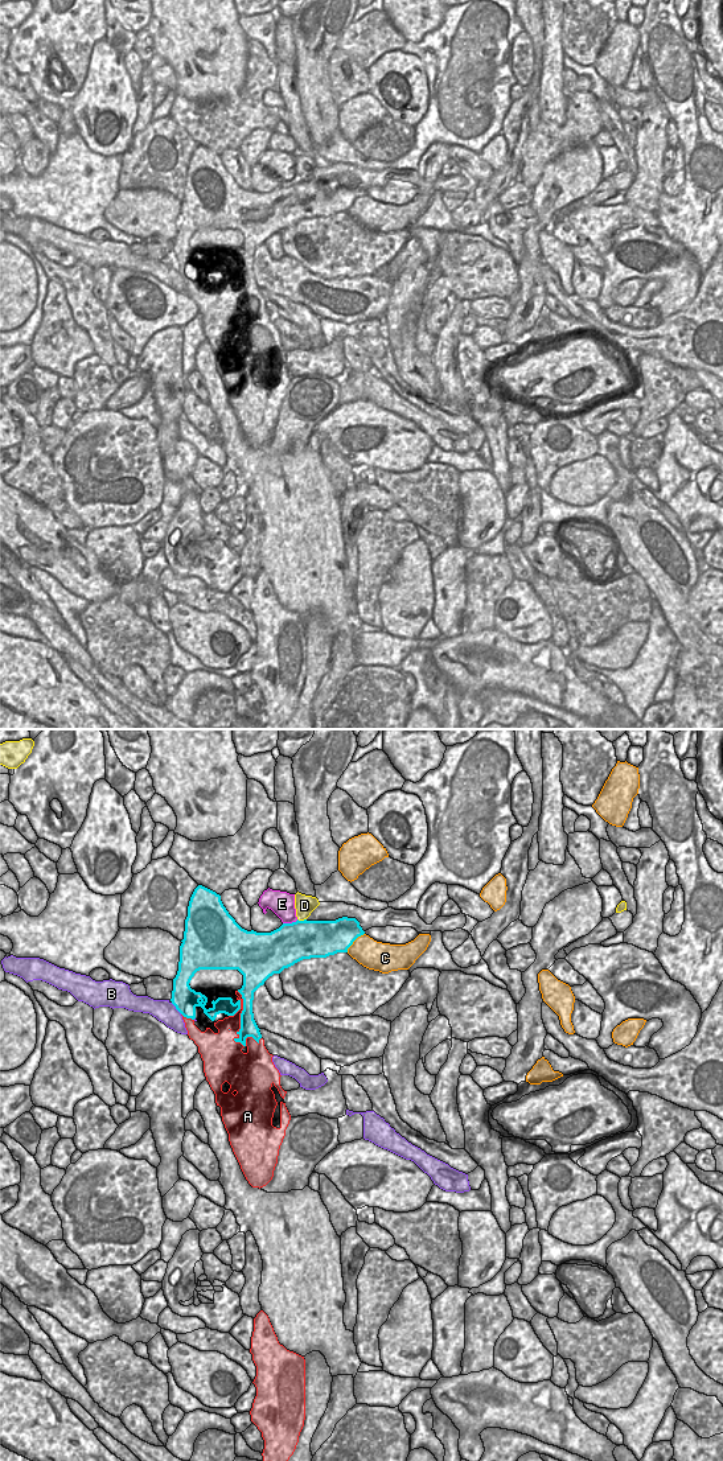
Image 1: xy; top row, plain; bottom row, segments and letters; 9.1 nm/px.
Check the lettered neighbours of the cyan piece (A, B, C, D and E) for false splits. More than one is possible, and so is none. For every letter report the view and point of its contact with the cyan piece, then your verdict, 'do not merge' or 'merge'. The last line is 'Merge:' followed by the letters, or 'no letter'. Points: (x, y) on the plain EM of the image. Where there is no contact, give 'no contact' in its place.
A: meets cyan in xy at (239, 289); merge
B: meets cyan in xy at (176, 268); do not merge
C: meets cyan in xy at (353, 201); do not merge
D: meets cyan in xy at (302, 181); do not merge
E: meets cyan in xy at (290, 184); do not merge
Merge: A

